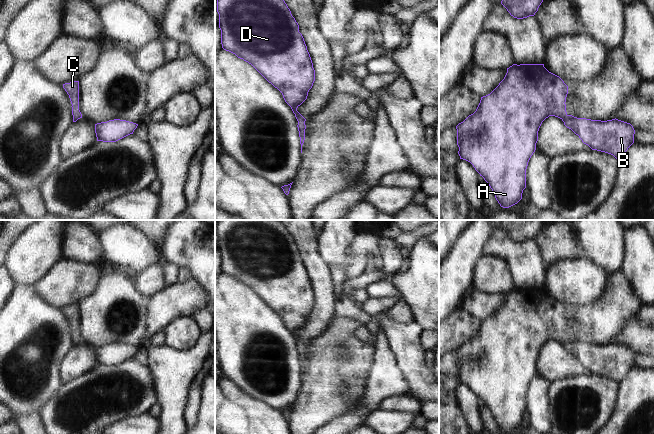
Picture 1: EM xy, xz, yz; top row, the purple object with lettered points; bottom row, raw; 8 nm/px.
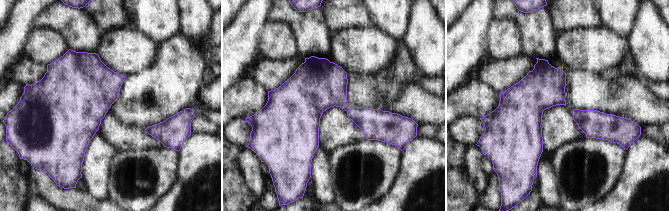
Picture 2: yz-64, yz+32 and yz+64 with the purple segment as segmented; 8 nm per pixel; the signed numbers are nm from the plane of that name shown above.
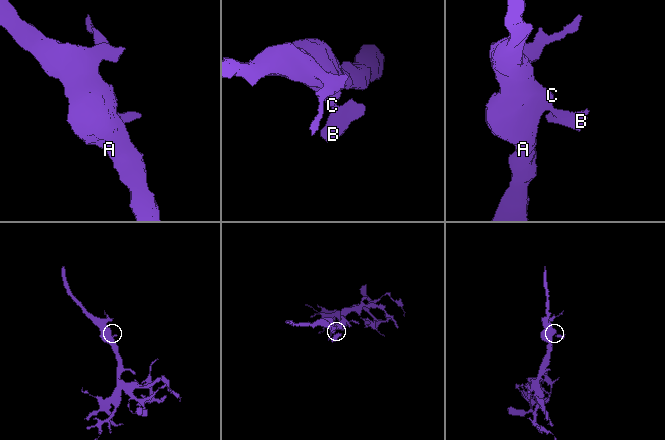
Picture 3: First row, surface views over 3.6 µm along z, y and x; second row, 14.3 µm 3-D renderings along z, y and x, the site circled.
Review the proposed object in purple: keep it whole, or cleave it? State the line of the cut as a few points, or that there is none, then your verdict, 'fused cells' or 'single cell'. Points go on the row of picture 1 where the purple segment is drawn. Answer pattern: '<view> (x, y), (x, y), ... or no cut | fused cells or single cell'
no cut | single cell

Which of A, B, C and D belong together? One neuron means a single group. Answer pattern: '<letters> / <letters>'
A B C D

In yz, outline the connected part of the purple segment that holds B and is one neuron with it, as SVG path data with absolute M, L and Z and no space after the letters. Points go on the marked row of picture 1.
M513 64L507 68L507 73L499 85L490 94L481 97L476 111L456 126L460 159L473 165L489 184L501 207L509 208L522 199L523 190L526 188L526 169L536 150L538 131L542 122L549 116L560 118L564 125L578 135L582 142L592 150L611 154L618 160L634 143L635 130L630 123L616 118L601 121L568 115L565 104L567 94L568 86L559 76L549 72L544 64Z

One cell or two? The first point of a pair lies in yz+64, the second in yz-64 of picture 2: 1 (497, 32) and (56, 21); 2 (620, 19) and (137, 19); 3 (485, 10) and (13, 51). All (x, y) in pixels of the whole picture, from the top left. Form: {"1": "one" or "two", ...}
{"1": "two", "2": "one", "3": "one"}

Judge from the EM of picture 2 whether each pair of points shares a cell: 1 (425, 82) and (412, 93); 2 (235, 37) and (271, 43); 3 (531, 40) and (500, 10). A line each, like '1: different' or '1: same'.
1: different
2: different
3: same

